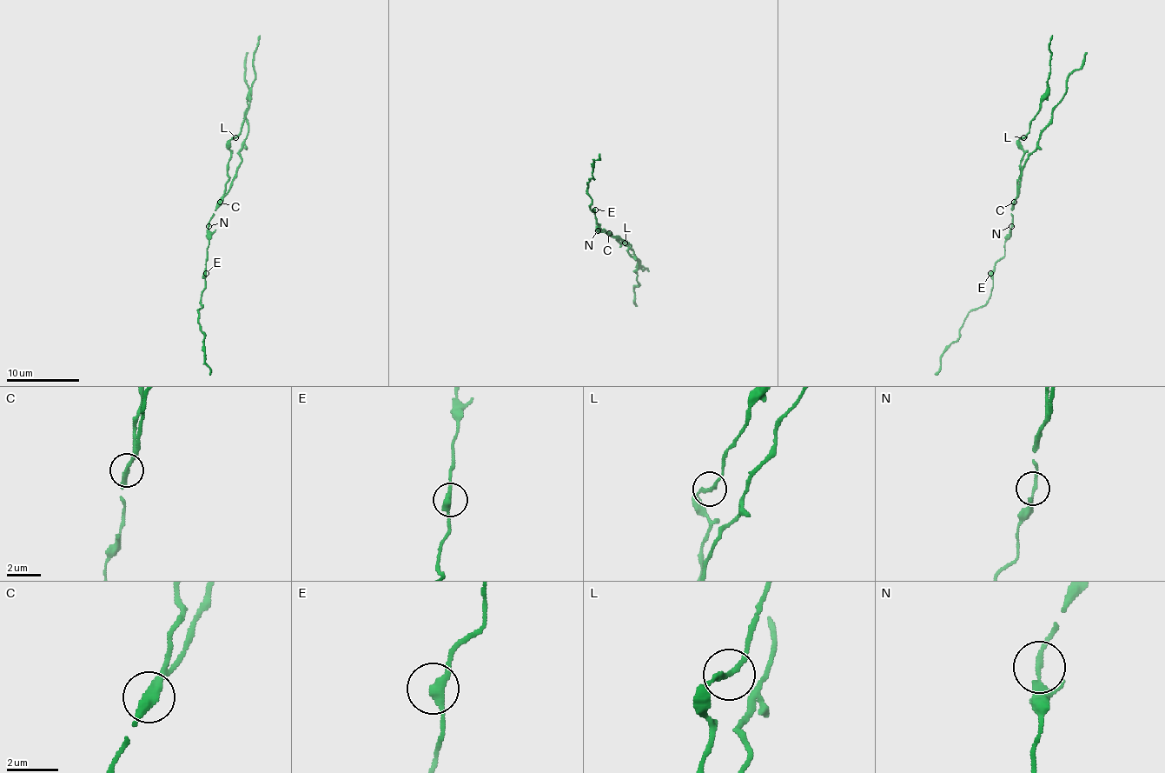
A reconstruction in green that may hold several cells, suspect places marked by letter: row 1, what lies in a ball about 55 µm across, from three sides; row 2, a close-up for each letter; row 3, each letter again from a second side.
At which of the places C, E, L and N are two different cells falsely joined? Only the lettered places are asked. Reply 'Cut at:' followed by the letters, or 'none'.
Cut at: C

